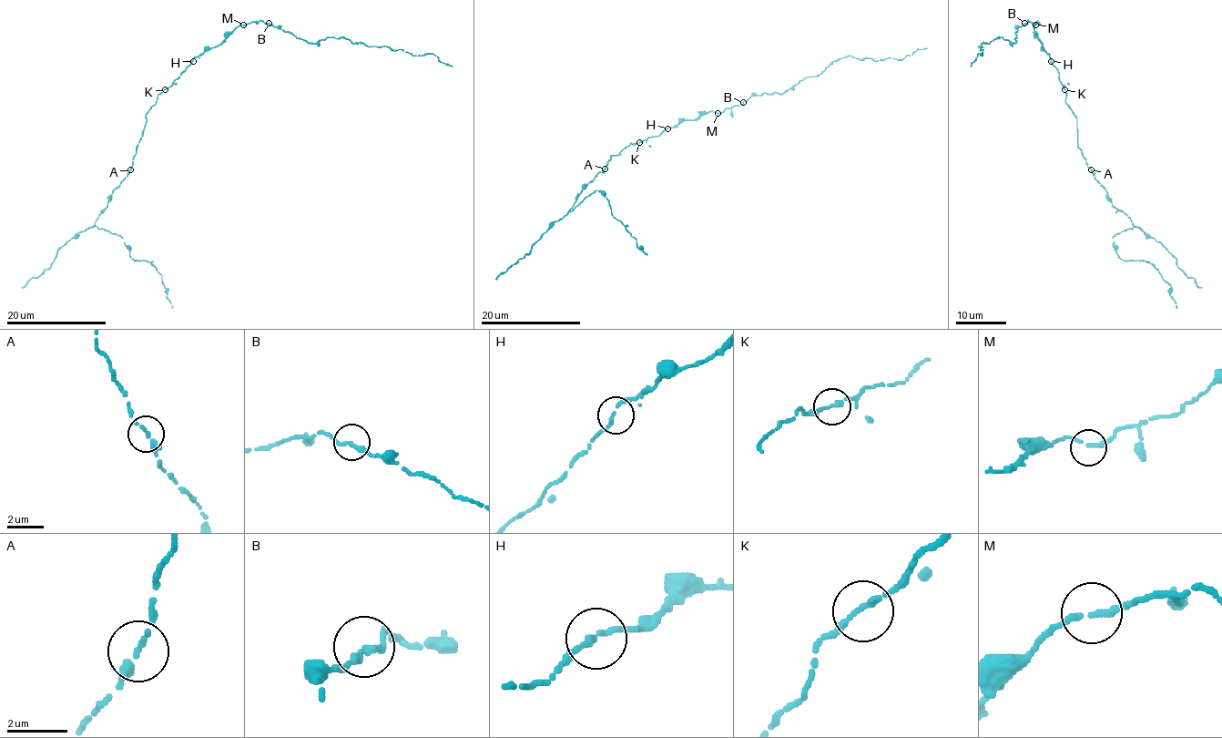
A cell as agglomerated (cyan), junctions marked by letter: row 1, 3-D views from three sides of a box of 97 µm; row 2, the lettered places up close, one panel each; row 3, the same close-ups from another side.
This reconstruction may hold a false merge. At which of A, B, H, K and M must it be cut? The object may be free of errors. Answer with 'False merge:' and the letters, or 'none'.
False merge: none

